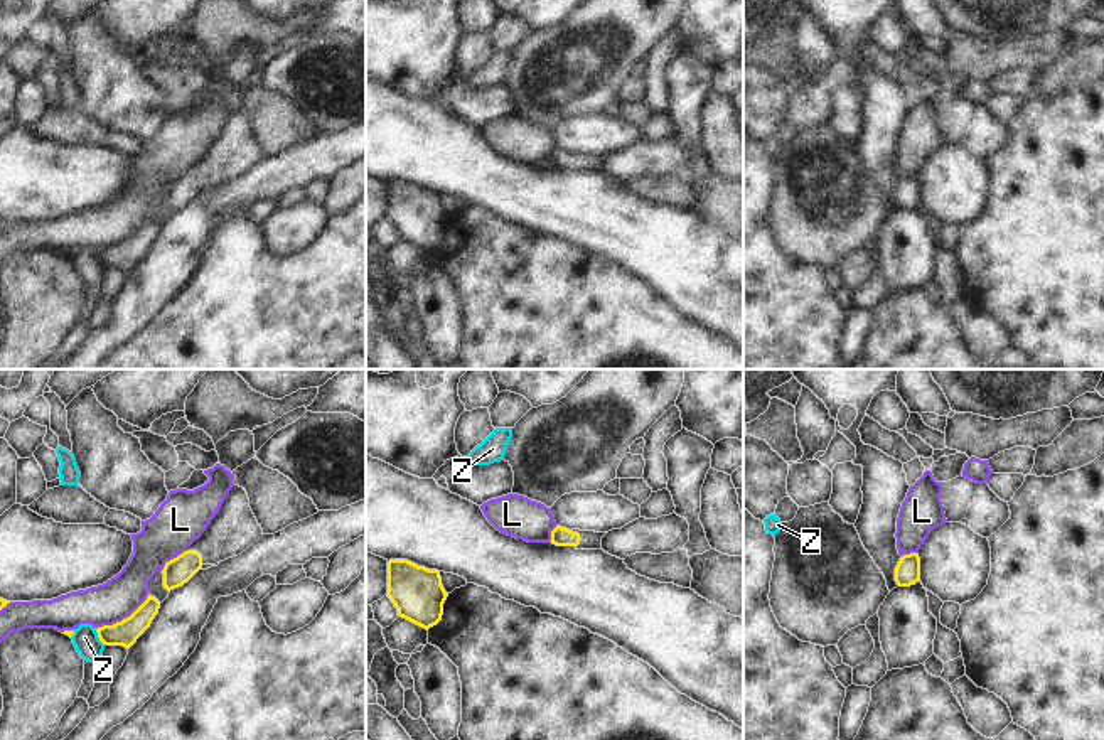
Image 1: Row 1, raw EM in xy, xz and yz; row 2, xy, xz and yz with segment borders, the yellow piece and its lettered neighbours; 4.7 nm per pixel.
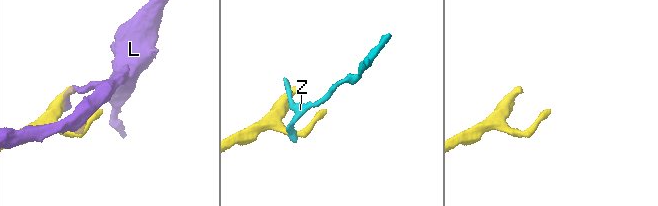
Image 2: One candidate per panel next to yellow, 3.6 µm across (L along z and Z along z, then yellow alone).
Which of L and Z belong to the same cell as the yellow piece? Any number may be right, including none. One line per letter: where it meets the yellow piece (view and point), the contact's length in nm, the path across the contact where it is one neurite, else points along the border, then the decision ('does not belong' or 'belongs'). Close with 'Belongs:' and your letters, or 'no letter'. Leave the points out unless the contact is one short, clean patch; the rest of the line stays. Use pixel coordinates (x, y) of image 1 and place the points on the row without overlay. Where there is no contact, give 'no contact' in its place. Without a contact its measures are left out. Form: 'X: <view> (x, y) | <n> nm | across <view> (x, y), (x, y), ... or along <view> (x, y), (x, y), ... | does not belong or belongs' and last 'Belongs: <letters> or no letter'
L: xy (123, 241) | 300 nm | does not belong
Z: xy (98, 258) | 90 nm | along xy (95, 252), (105, 267) | does not belong
Belongs: no letter

